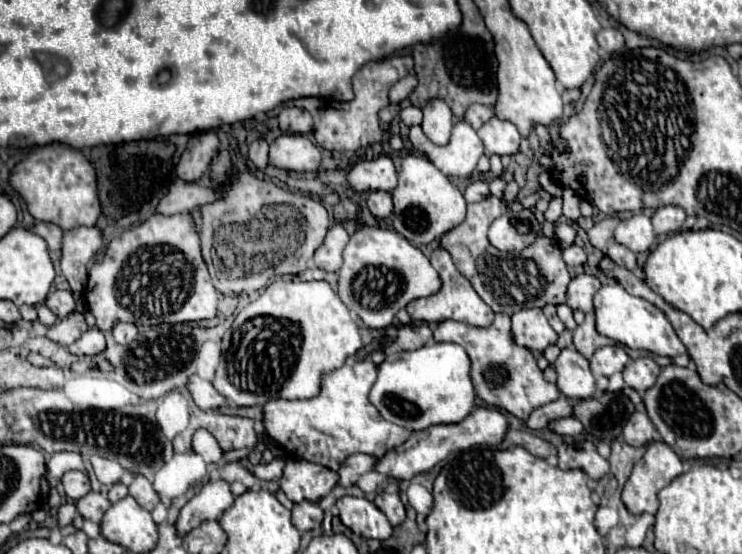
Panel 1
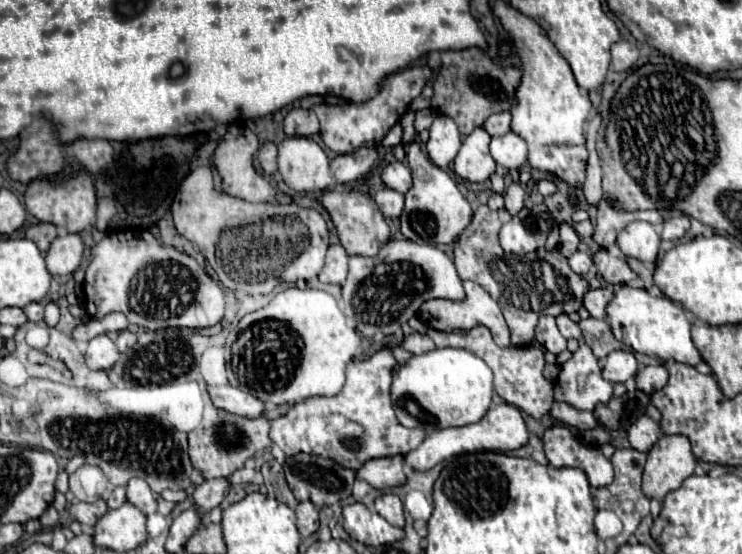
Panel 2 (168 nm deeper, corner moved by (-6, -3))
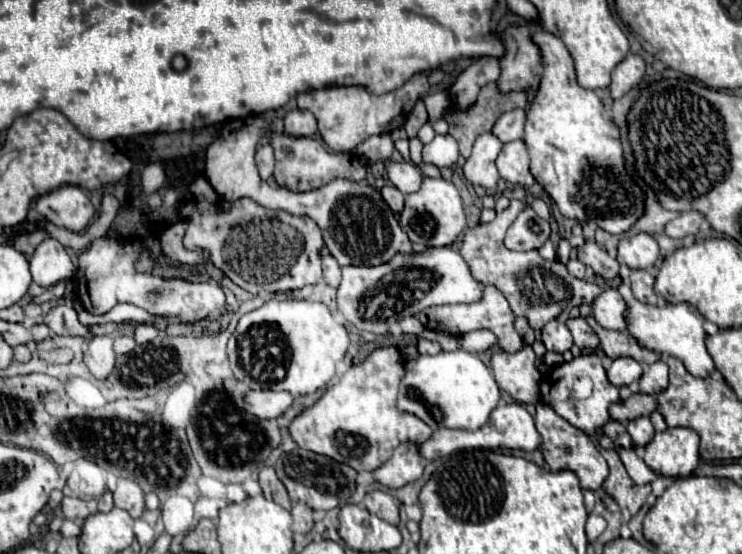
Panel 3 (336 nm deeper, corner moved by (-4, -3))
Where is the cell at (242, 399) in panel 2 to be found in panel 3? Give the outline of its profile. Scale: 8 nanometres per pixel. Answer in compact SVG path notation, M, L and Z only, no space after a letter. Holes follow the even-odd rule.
M249 391L243 399L243 409L259 419L275 419L285 413L293 403L293 395L287 391Z

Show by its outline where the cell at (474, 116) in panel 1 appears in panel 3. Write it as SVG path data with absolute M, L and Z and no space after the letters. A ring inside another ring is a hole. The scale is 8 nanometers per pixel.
M513 109L509 113L503 113L497 119L497 125L493 125L491 133L501 143L509 143L509 141L515 141L515 139L523 137L523 123L525 123L525 111L523 109Z

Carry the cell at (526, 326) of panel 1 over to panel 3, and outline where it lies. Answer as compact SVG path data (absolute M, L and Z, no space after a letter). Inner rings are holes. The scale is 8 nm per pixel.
M557 319L549 321L541 329L541 339L543 339L543 345L547 347L547 351L555 351L555 353L563 353L563 351L571 349L571 345L573 345L573 337L571 337L569 329Z

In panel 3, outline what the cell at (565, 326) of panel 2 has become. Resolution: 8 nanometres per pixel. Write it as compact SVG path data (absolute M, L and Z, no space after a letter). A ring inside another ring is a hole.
M577 317L577 319L567 319L567 329L571 331L573 335L573 341L579 349L583 347L597 347L599 345L599 339L595 335L595 331L587 325L587 321L583 317Z

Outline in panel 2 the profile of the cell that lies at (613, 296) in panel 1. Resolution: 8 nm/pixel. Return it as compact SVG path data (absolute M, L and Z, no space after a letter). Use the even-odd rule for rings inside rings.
M623 285L615 291L615 299L611 301L607 311L613 335L625 345L629 345L633 351L649 357L659 357L663 361L675 359L677 363L693 367L701 361L701 353L691 339L693 321L691 317L687 317L685 309L679 303L667 297L653 297L645 289Z

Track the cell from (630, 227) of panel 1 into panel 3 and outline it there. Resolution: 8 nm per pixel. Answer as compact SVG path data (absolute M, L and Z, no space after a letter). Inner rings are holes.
M637 233L629 239L619 241L617 261L631 269L649 269L655 267L659 257L657 241L649 233Z

